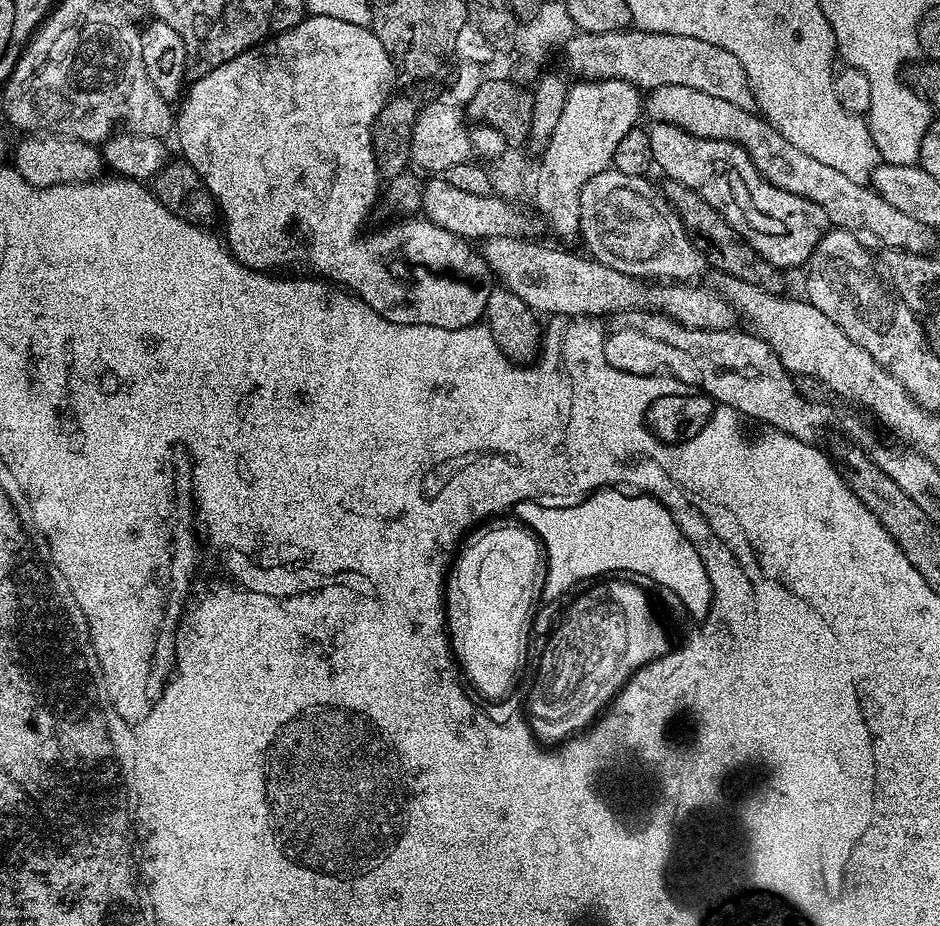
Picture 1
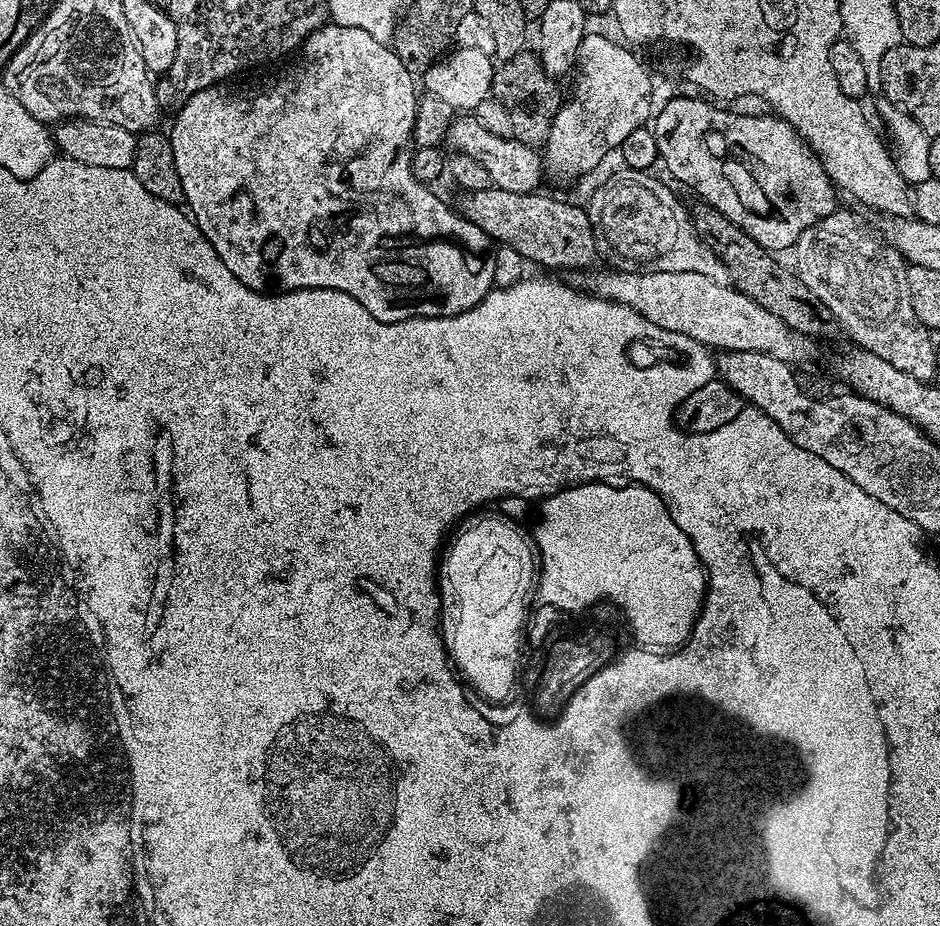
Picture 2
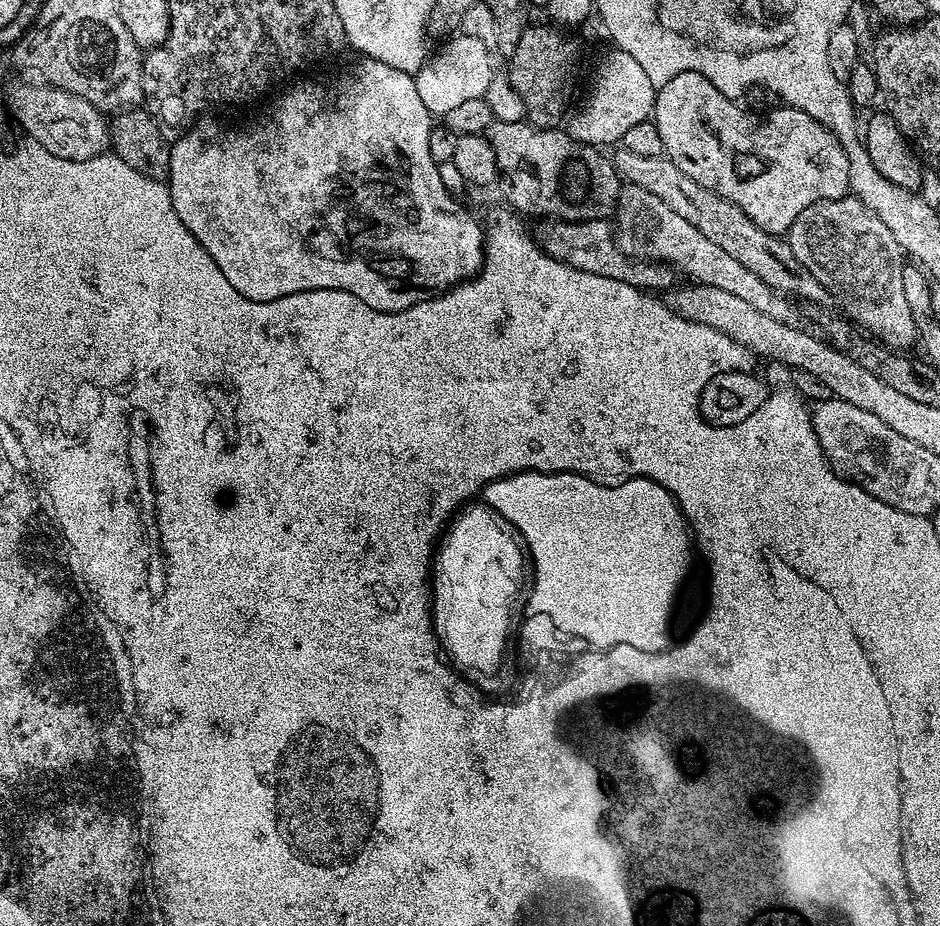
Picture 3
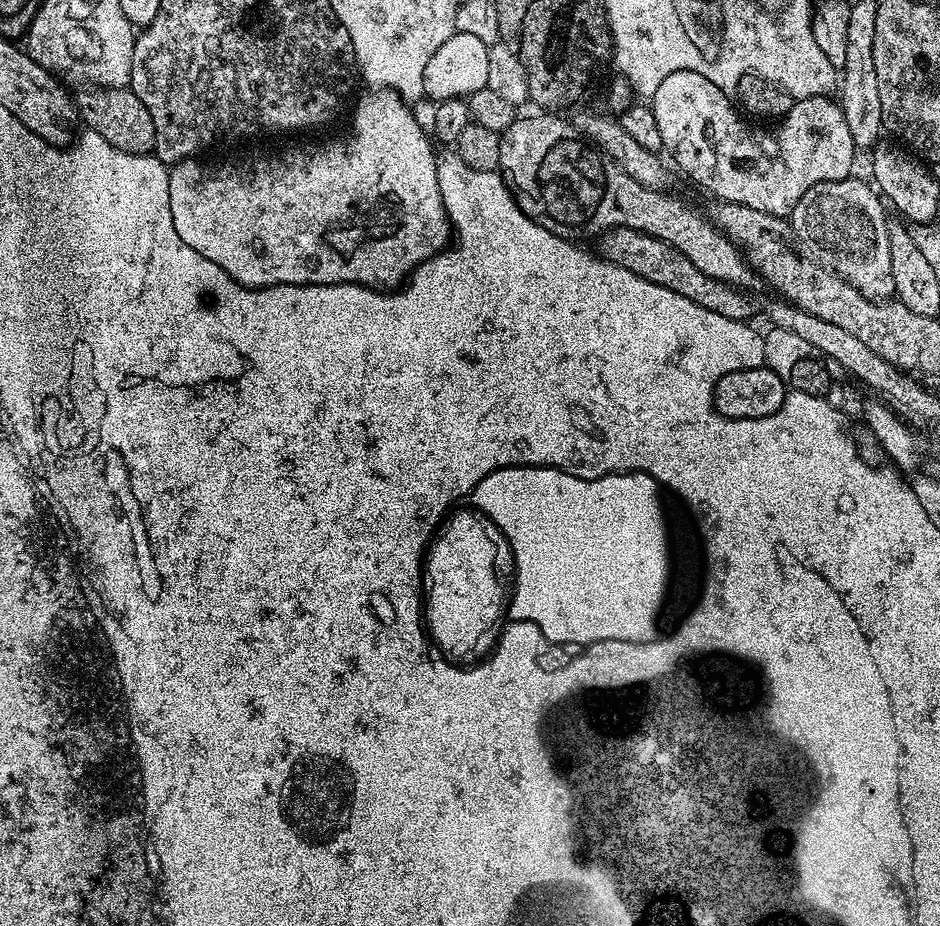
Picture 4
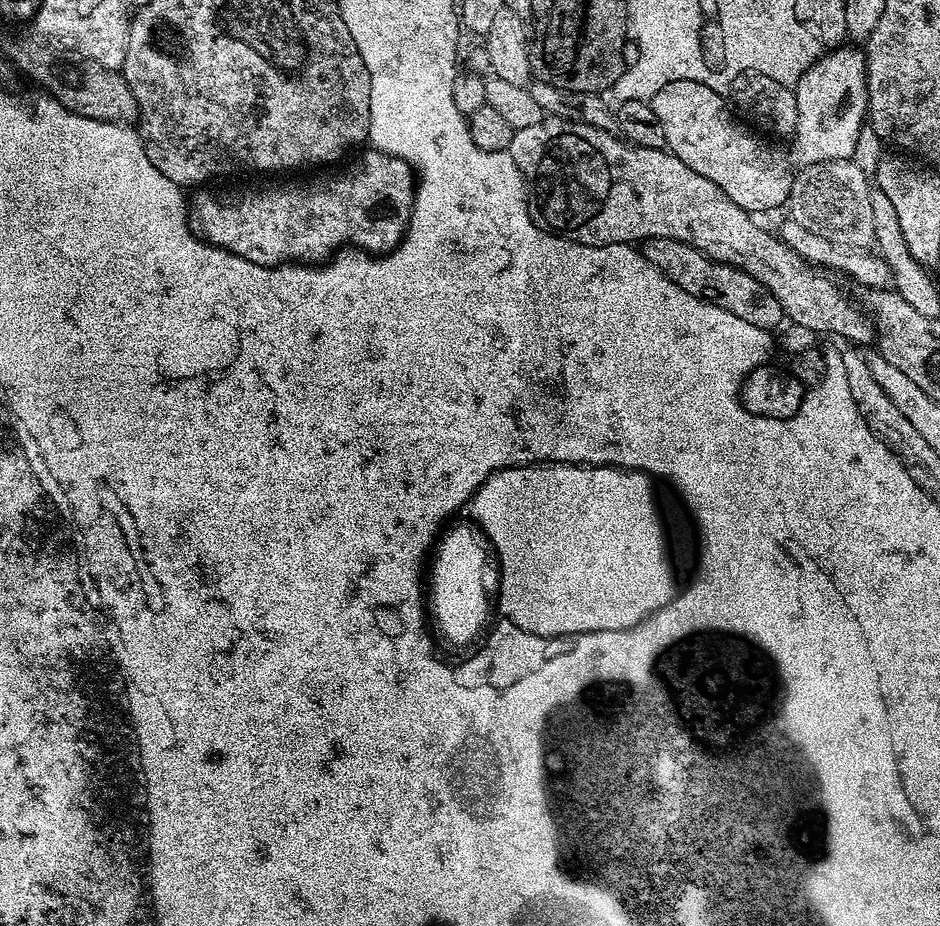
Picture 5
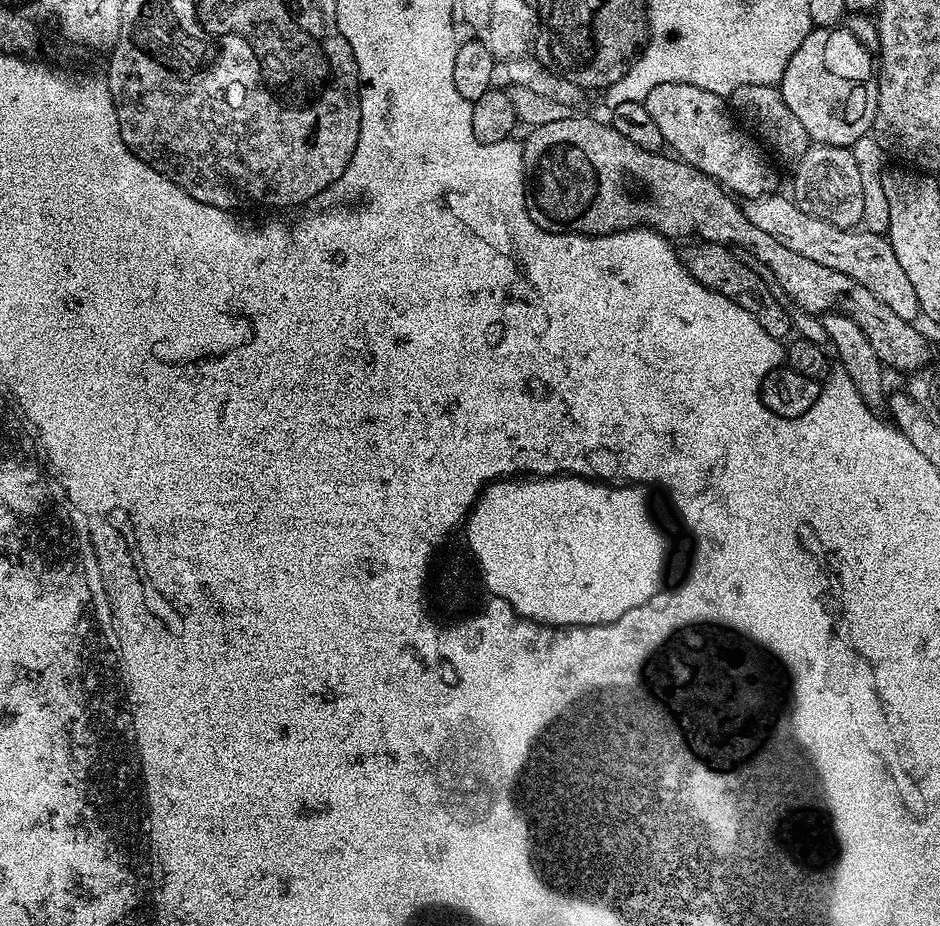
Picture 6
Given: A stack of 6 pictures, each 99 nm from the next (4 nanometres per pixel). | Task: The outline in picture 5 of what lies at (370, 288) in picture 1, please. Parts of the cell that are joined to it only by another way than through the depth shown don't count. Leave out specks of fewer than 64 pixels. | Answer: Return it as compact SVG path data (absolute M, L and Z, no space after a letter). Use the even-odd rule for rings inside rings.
M375 150L369 153L357 168L350 169L345 176L337 180L324 180L321 184L244 188L241 192L197 191L196 201L190 204L190 227L216 248L225 248L227 252L233 252L263 268L293 262L324 262L345 246L359 248L362 252L387 254L404 237L412 213L414 173L405 160Z

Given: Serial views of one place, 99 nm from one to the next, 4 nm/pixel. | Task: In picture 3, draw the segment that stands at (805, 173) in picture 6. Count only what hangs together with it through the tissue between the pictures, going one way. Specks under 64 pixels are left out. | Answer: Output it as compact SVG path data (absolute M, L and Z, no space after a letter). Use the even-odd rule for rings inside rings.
M849 194L837 200L819 200L798 218L788 228L786 239L790 250L794 250L794 258L818 278L818 282L824 288L829 297L832 296L841 304L843 315L851 323L859 326L869 337L875 338L880 343L887 345L893 350L908 350L918 340L918 317L912 313L906 303L906 293L902 287L902 274L906 267L906 254L898 246L894 234L890 229L855 196Z

